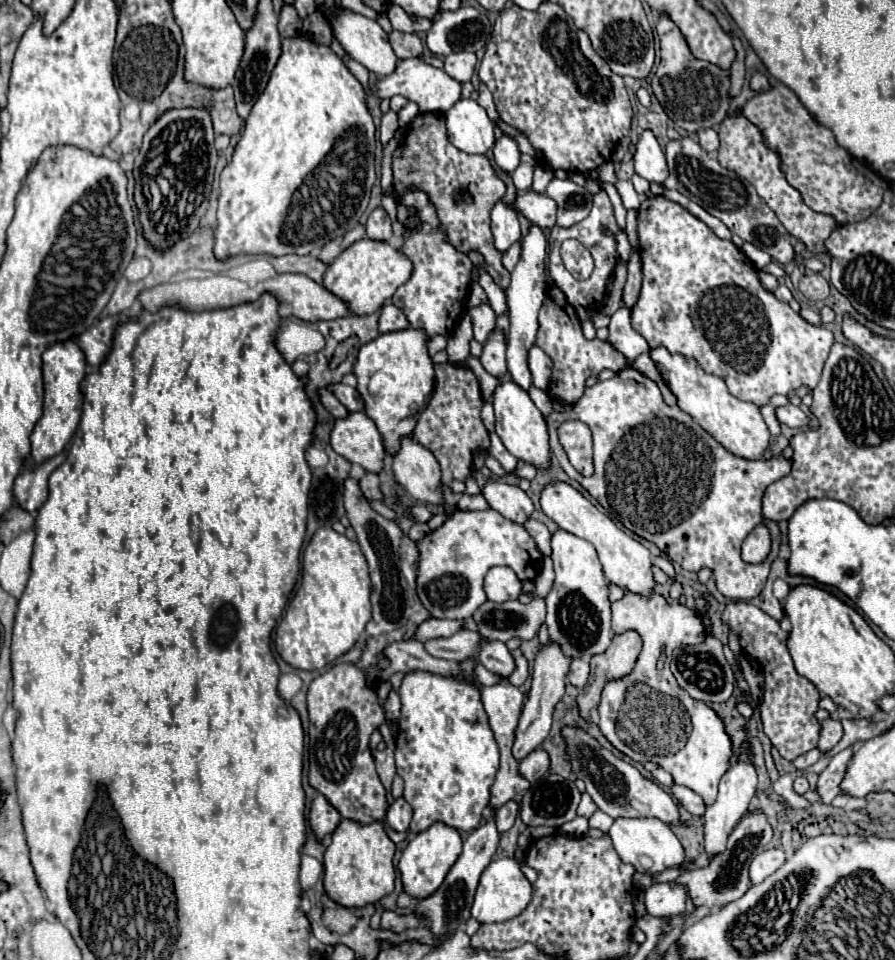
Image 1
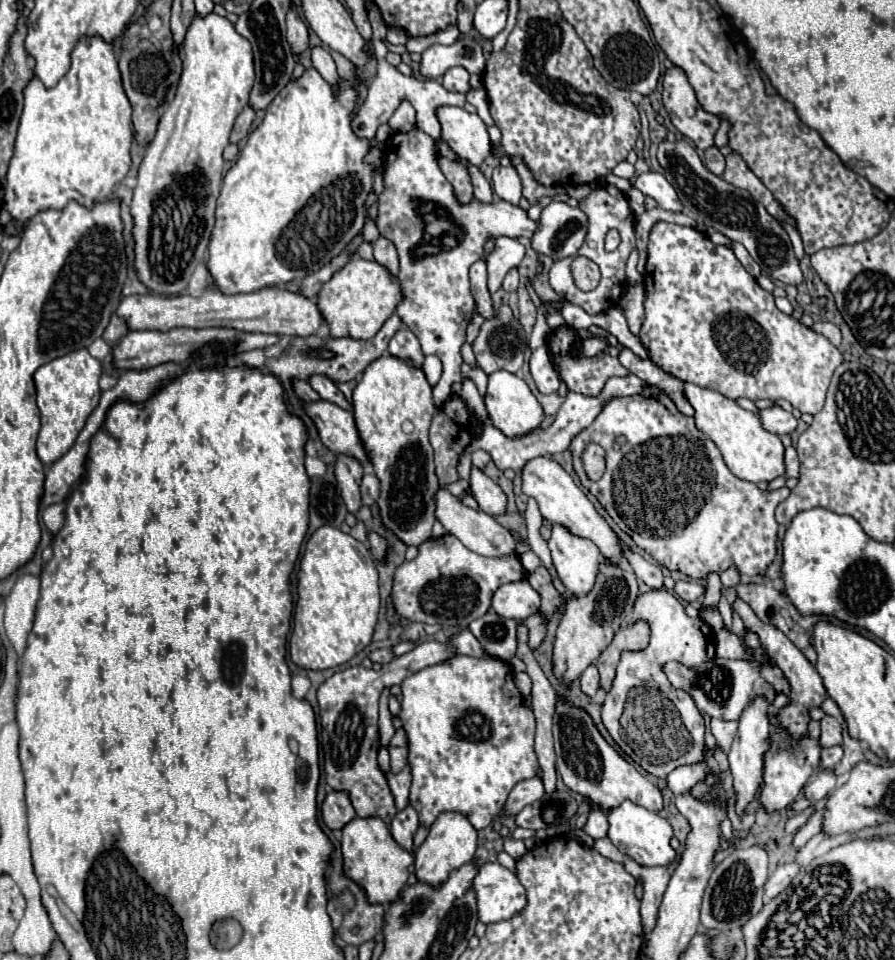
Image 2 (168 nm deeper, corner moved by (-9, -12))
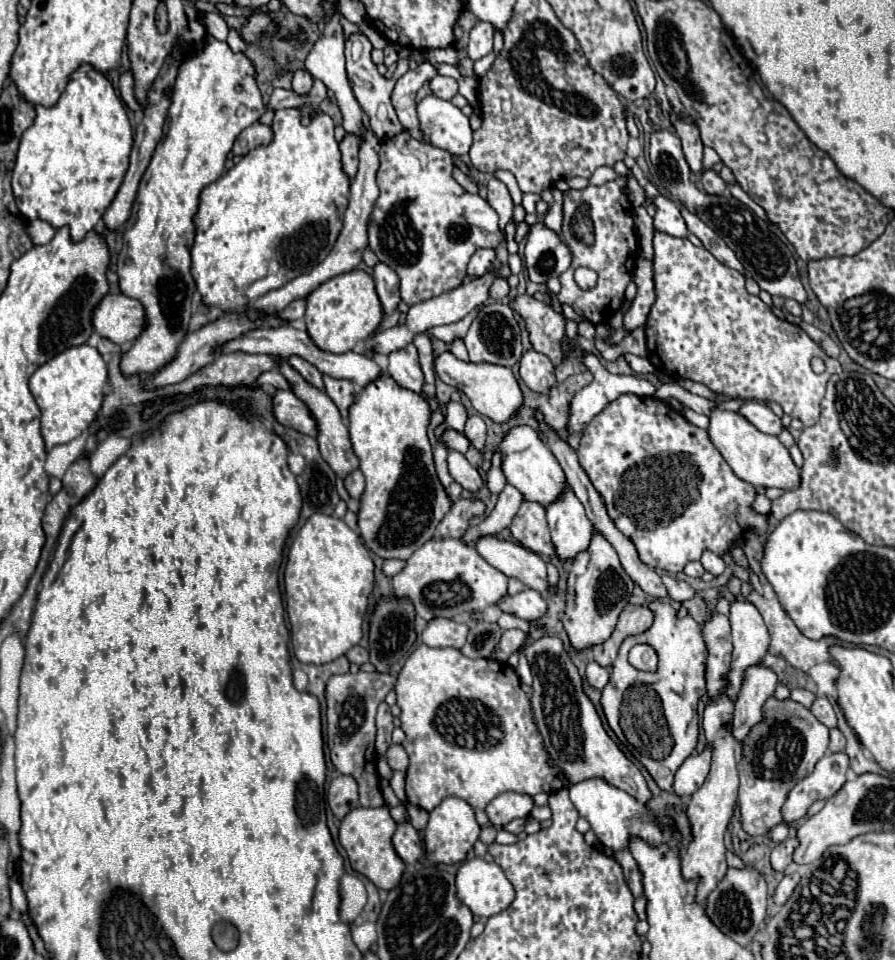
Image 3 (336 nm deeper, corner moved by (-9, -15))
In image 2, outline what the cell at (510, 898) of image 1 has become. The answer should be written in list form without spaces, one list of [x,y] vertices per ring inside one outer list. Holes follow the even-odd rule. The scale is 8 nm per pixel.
[[[485,863],[479,867],[473,887],[477,891],[479,921],[485,925],[507,921],[527,907],[527,891],[517,875],[499,863]]]

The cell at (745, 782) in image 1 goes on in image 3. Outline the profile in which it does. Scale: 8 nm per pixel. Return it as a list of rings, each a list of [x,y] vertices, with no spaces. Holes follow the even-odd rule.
[[[763,664],[749,666],[743,672],[743,684],[737,694],[733,718],[733,732],[737,742],[743,742],[743,736],[747,736],[751,726],[759,724],[759,720],[763,718],[761,716],[763,702],[775,692],[775,686],[777,674]]]

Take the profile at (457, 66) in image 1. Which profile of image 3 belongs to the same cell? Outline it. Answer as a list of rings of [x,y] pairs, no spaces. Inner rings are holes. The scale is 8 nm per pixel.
[[[435,76],[431,82],[431,92],[437,96],[437,98],[443,98],[443,100],[451,100],[455,94],[457,94],[457,80],[453,78],[445,78],[445,76]]]

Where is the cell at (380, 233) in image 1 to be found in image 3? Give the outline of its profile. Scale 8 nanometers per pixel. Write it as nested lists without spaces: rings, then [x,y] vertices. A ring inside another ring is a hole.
[[[377,264],[375,270],[373,270],[373,280],[375,280],[375,290],[377,290],[377,296],[381,300],[383,312],[391,314],[397,308],[397,304],[401,302],[401,298],[399,298],[399,278],[385,264]]]

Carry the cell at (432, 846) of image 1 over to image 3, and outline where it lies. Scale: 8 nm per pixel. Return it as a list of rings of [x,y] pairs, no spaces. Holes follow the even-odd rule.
[[[449,796],[429,814],[425,826],[425,856],[433,864],[459,864],[465,860],[467,852],[473,848],[479,838],[479,824],[475,820],[475,810],[461,798]]]

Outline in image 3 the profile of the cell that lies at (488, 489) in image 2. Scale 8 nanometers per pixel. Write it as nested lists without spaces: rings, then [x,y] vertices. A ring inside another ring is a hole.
[[[451,450],[447,456],[447,466],[449,466],[449,474],[455,478],[457,484],[461,484],[465,490],[469,492],[477,492],[481,488],[481,476],[479,472],[467,462],[467,458],[461,452]]]

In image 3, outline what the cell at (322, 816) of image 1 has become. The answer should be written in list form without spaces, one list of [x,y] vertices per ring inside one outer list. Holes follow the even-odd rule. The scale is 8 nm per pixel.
[[[339,774],[331,780],[327,802],[337,818],[343,818],[351,808],[359,806],[359,794],[357,794],[357,782],[353,776]]]

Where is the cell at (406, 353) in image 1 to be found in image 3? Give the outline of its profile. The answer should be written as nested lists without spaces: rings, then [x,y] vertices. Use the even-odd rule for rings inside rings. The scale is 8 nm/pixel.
[[[387,374],[379,376],[379,380],[363,388],[349,408],[351,444],[355,456],[359,458],[359,470],[365,476],[365,490],[359,498],[361,506],[357,512],[357,526],[365,546],[383,560],[387,558],[407,560],[419,546],[433,538],[439,520],[449,512],[453,504],[435,472],[433,448],[427,438],[429,418],[431,418],[429,404],[419,394],[399,388],[395,380],[391,380],[391,376]]]

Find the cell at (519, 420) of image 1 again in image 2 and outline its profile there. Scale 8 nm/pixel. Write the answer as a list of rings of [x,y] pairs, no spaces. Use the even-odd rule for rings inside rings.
[[[495,371],[495,373],[489,375],[485,405],[487,405],[487,411],[489,411],[489,417],[491,417],[493,425],[501,433],[505,433],[505,437],[511,437],[511,439],[529,435],[531,431],[539,429],[541,423],[545,421],[543,407],[539,405],[539,401],[531,393],[529,385],[523,379],[519,379],[517,375],[507,373],[507,371]]]

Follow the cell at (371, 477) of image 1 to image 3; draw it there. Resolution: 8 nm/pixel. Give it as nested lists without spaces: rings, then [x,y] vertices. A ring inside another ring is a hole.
[[[353,470],[345,476],[345,488],[351,498],[359,498],[363,494],[363,474],[359,470]]]

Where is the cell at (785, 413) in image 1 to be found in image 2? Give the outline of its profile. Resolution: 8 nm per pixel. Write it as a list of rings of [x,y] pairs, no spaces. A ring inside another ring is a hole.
[[[773,407],[773,409],[763,409],[759,413],[761,417],[761,423],[767,431],[771,433],[777,433],[777,435],[783,435],[783,433],[793,433],[797,429],[797,419],[783,411],[781,407]]]

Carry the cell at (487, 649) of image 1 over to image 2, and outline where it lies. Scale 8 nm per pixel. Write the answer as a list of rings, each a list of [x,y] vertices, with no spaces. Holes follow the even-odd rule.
[[[465,629],[465,631],[461,631],[459,635],[455,635],[453,639],[451,639],[451,643],[455,645],[455,649],[461,653],[461,655],[467,655],[467,657],[477,657],[477,659],[487,659],[489,657],[489,653],[479,645],[479,641],[477,641],[477,637],[469,631],[469,629]]]

